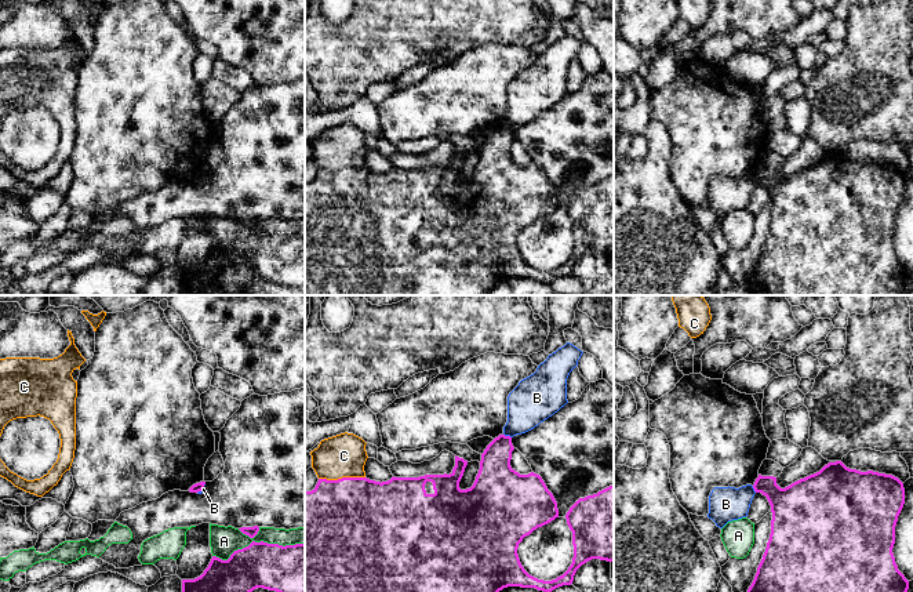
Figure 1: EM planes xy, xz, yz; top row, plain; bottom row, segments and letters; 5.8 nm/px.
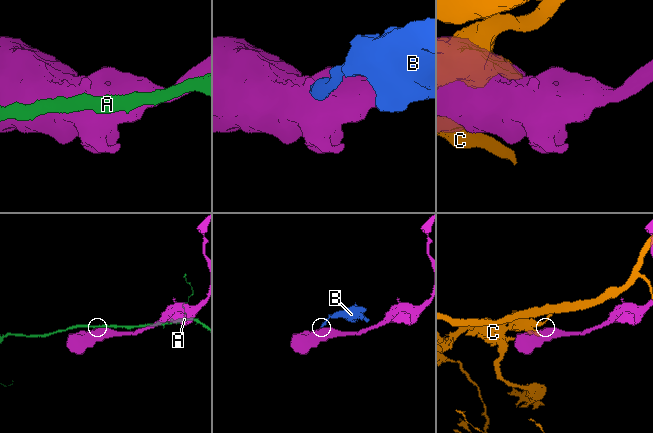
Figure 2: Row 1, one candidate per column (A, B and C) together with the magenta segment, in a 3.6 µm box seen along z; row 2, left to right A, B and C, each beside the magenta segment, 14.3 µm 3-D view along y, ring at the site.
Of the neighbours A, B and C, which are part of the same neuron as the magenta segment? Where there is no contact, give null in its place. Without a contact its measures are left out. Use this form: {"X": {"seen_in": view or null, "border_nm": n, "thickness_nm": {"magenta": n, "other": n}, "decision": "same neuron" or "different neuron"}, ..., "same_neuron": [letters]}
{"A": {"seen_in": "xy", "border_nm": 550, "thickness_nm": {"magenta": 300, "other": 170}, "decision": "different neuron"}, "B": {"seen_in": "xz", "border_nm": 50, "thickness_nm": {"magenta": 220, "other": 260}, "decision": "different neuron"}, "C": {"seen_in": "xz", "border_nm": 280, "thickness_nm": {"magenta": 500, "other": 260}, "decision": "different neuron"}, "same_neuron": []}

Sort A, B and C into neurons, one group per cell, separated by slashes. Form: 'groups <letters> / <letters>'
groups A / B / C

